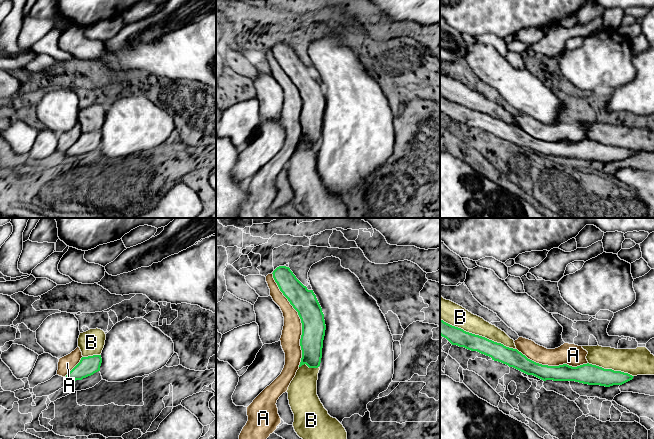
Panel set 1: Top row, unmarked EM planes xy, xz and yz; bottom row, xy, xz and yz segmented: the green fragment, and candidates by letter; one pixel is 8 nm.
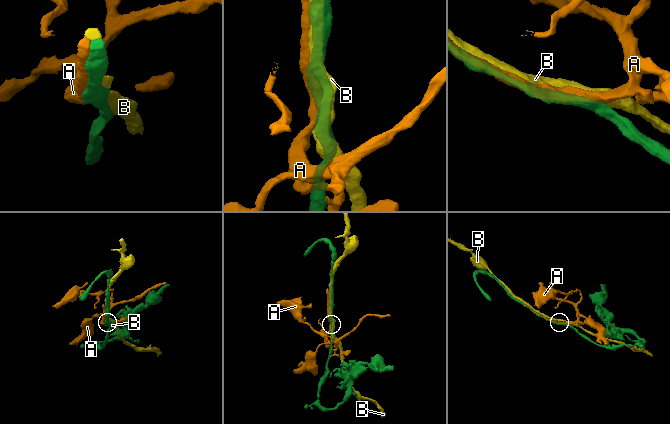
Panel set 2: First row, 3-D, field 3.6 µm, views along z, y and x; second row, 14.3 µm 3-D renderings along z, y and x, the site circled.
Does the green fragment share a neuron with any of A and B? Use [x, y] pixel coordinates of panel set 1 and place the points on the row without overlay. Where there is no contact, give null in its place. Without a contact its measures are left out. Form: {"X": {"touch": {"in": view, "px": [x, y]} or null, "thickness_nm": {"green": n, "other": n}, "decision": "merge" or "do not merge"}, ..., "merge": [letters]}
{"A": {"touch": {"in": "xz", "px": [301, 96]}, "thickness_nm": {"green": 200, "other": 160}, "decision": "merge"}, "B": {"touch": {"in": "yz", "px": [478, 111]}, "thickness_nm": {"green": 140, "other": 170}, "decision": "do not merge"}, "merge": ["A"]}

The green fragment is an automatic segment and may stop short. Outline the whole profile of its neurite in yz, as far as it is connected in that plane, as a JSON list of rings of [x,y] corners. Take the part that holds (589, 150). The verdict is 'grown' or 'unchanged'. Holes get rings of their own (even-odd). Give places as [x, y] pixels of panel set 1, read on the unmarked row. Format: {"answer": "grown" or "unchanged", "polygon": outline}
{"answer": "grown", "polygon": [[[440,96],[440,111],[452,121],[477,127],[543,157],[575,157],[610,163],[622,161],[634,153],[628,149],[589,140],[586,135],[588,128],[575,120],[564,119],[558,124],[547,125],[532,116],[519,113],[514,117],[516,124],[513,125],[466,108],[443,96]]]}

